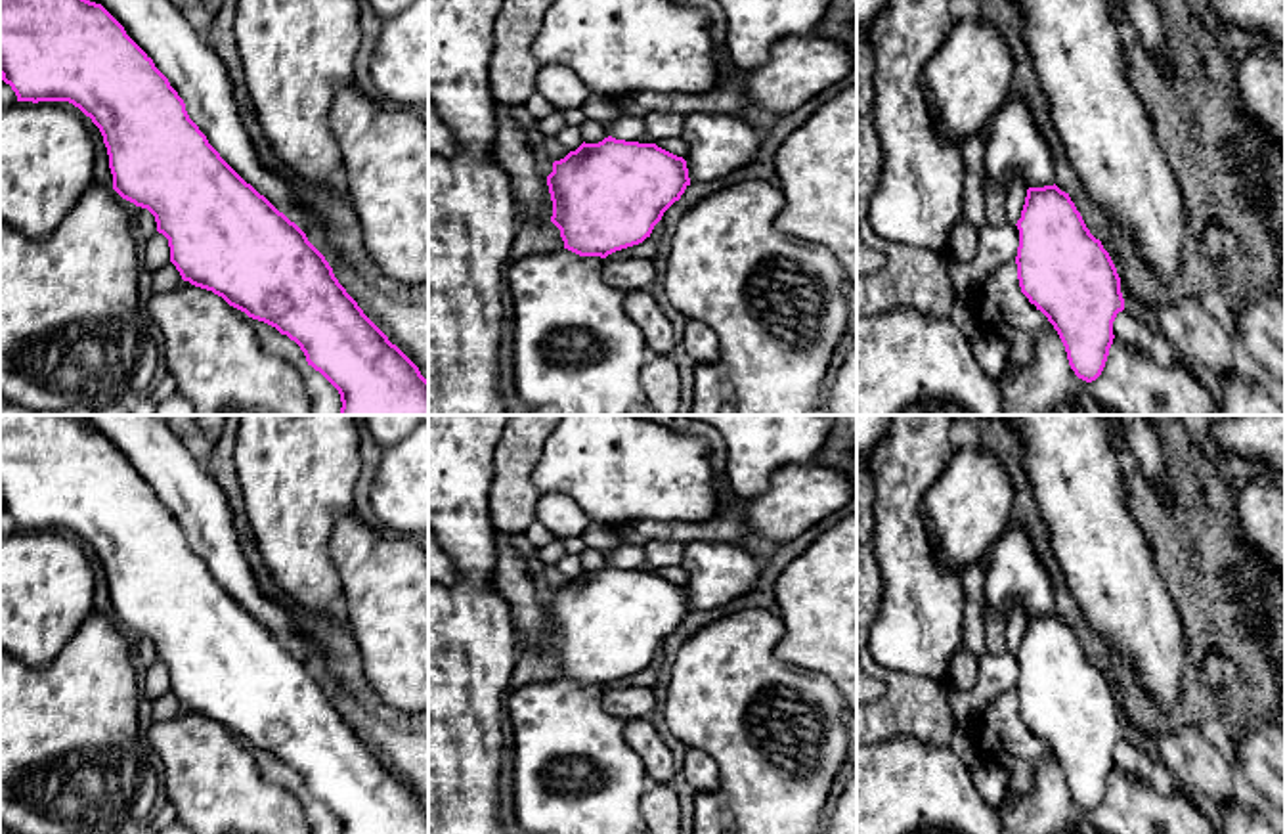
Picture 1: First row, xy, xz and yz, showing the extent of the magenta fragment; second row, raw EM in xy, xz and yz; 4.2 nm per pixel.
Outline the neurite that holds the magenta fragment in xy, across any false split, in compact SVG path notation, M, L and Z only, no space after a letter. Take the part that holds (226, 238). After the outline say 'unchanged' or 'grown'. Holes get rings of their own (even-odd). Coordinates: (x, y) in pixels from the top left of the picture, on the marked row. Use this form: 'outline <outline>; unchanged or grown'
outline M0 0L0 77L17 101L69 101L99 128L109 155L113 189L147 208L168 239L170 262L184 281L212 291L249 318L294 340L308 365L340 394L340 415L428 415L428 381L363 314L306 233L247 184L189 119L184 99L124 27L90 0Z; unchanged

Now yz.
outline M1010 94L985 136L985 180L1008 193L1013 176L1027 186L1015 224L1021 293L1057 331L1075 375L1092 383L1105 367L1113 321L1124 310L1121 277L1069 193L1056 186L1052 147L1033 111Z; grown

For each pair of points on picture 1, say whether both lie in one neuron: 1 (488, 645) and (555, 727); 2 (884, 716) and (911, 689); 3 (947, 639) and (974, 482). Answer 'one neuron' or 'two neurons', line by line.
1: two neurons
2: one neuron
3: two neurons

